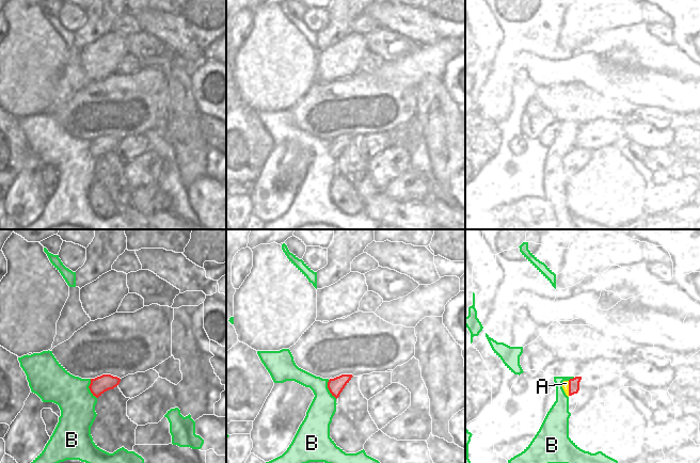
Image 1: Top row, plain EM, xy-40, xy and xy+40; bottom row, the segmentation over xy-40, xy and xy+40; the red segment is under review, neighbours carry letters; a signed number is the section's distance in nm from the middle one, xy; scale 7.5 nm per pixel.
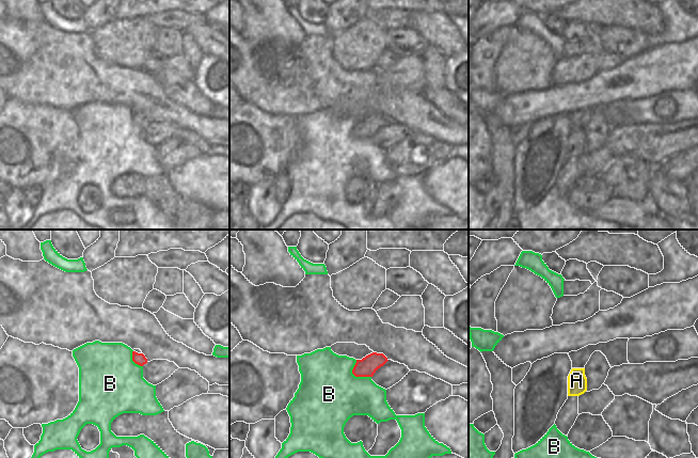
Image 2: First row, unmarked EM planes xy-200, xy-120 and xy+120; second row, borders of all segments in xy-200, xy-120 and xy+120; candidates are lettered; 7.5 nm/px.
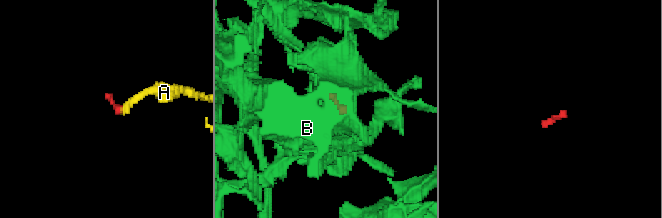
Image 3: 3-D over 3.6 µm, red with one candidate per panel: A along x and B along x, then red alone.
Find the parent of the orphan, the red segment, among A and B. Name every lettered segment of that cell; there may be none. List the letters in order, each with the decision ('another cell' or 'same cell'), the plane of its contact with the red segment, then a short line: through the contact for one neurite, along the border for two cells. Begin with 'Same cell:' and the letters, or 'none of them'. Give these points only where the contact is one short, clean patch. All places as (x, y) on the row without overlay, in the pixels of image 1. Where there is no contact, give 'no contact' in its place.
Same cell: none of them
A: another cell; meets red in xy+40; line xy+40 (568, 142), (569, 156)
B: another cell; meets red in xy-40

